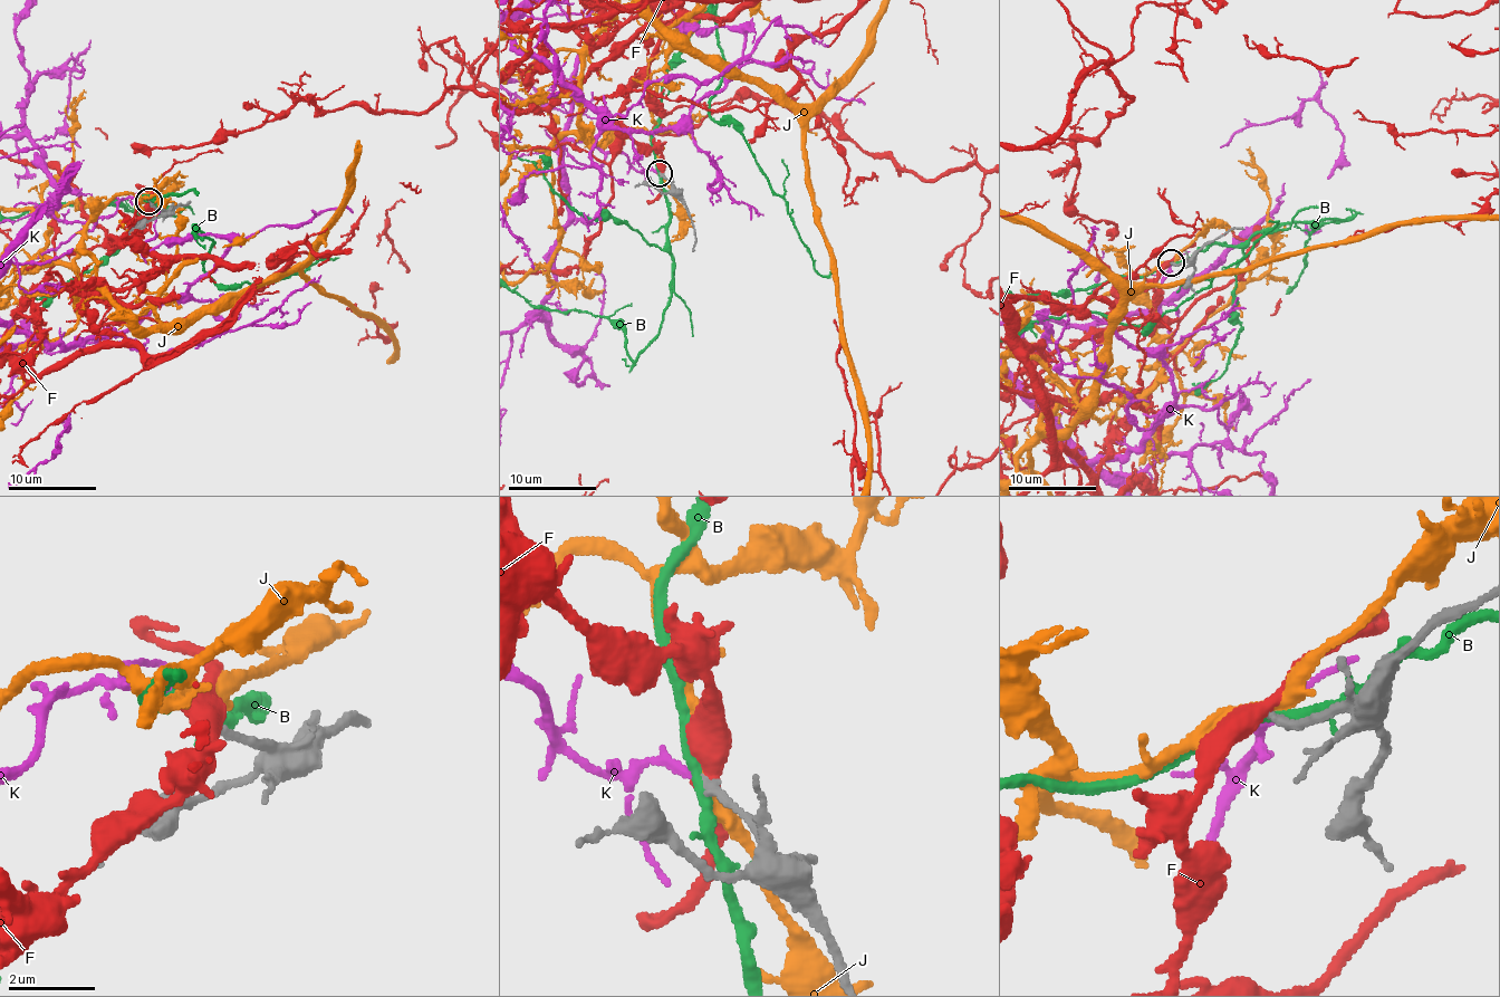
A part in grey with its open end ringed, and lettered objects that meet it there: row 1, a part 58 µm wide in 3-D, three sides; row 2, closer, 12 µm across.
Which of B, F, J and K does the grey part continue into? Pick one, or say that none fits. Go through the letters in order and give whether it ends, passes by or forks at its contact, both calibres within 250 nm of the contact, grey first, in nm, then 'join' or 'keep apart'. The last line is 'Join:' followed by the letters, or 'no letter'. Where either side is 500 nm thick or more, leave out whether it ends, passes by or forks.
B: it forks; calibres 240 and 200 nm; keep apart
F: it passes by; calibres 200 and 400 nm; keep apart
J: it passes by; calibres 200 and 280 nm; keep apart
K: it ends; calibres 200 and 160 nm; join
Join: K

